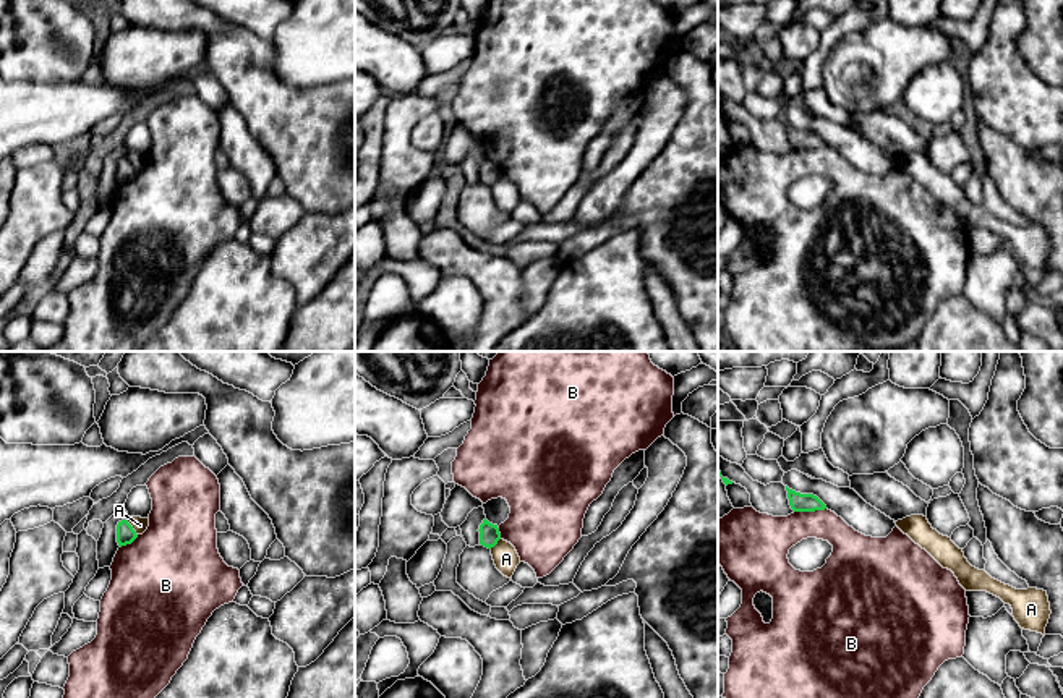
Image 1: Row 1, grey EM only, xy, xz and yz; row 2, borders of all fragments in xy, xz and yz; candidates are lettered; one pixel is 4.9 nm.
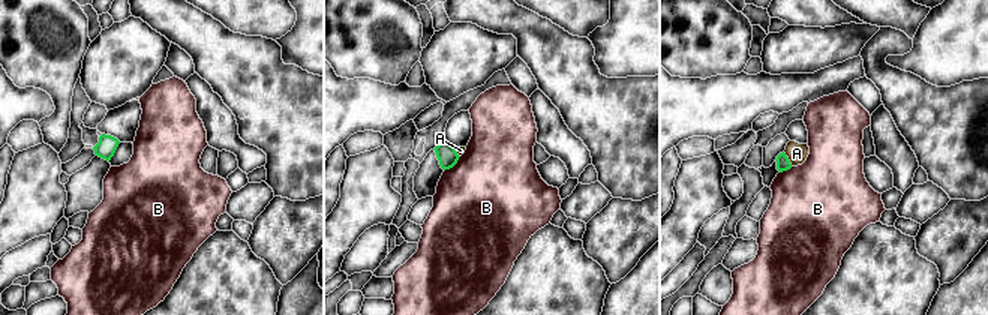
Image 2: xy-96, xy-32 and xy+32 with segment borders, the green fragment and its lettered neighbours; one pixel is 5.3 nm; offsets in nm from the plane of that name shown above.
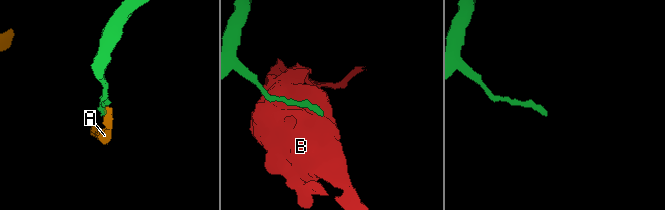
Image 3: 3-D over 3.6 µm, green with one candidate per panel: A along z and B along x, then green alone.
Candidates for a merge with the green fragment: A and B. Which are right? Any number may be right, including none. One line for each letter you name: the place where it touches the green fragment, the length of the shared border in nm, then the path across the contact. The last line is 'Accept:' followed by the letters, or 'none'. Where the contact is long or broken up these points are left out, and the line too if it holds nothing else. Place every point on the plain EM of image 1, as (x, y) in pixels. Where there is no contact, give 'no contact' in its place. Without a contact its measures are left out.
Accept: none

